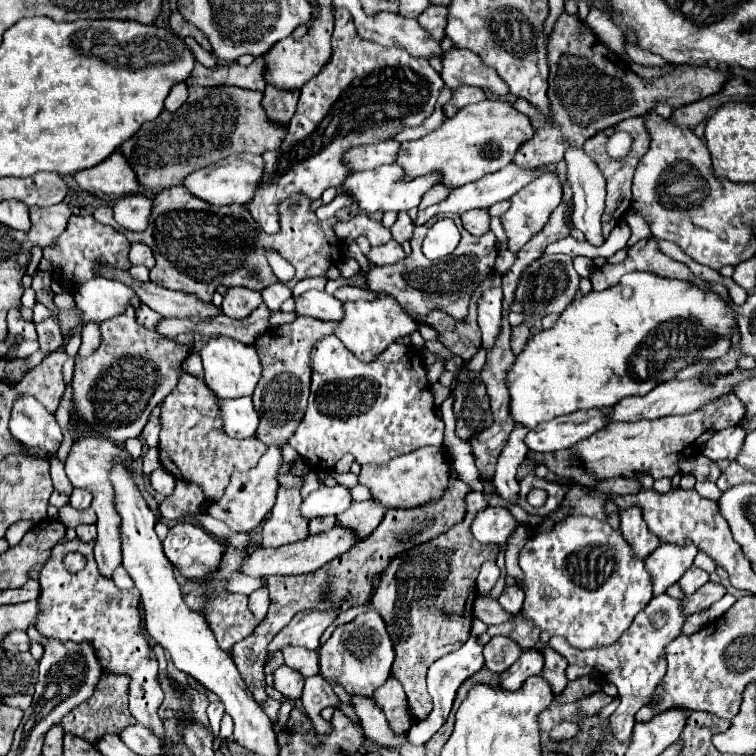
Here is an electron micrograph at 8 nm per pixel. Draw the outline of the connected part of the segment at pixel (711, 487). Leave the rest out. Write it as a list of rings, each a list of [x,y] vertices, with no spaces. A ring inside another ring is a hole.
[[[697,482],[695,484],[695,490],[703,496],[703,498],[709,498],[709,500],[713,500],[713,502],[717,502],[719,498],[721,498],[721,490],[715,486],[715,482]]]

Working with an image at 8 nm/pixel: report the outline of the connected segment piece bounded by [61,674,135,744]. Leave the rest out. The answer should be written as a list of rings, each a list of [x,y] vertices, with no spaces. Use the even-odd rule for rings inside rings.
[[[103,674],[99,678],[99,684],[97,684],[93,696],[63,716],[63,720],[61,720],[63,730],[69,734],[75,734],[75,736],[81,736],[91,744],[97,744],[105,734],[119,736],[119,732],[123,732],[123,728],[127,728],[127,724],[135,724],[135,718],[131,716],[131,712],[127,708],[127,684],[129,684],[127,676]]]

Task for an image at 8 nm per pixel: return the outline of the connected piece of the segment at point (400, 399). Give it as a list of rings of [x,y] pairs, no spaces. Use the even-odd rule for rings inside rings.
[[[325,336],[311,350],[309,406],[289,444],[317,470],[319,462],[333,470],[343,454],[353,454],[359,464],[383,464],[423,446],[441,446],[443,420],[437,420],[433,408],[419,352],[391,344],[375,362],[365,364],[335,336]]]

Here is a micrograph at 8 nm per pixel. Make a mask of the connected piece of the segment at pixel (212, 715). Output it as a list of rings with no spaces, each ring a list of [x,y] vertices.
[[[221,701],[211,702],[207,708],[207,715],[213,734],[219,735],[220,723],[225,713],[224,705]]]

